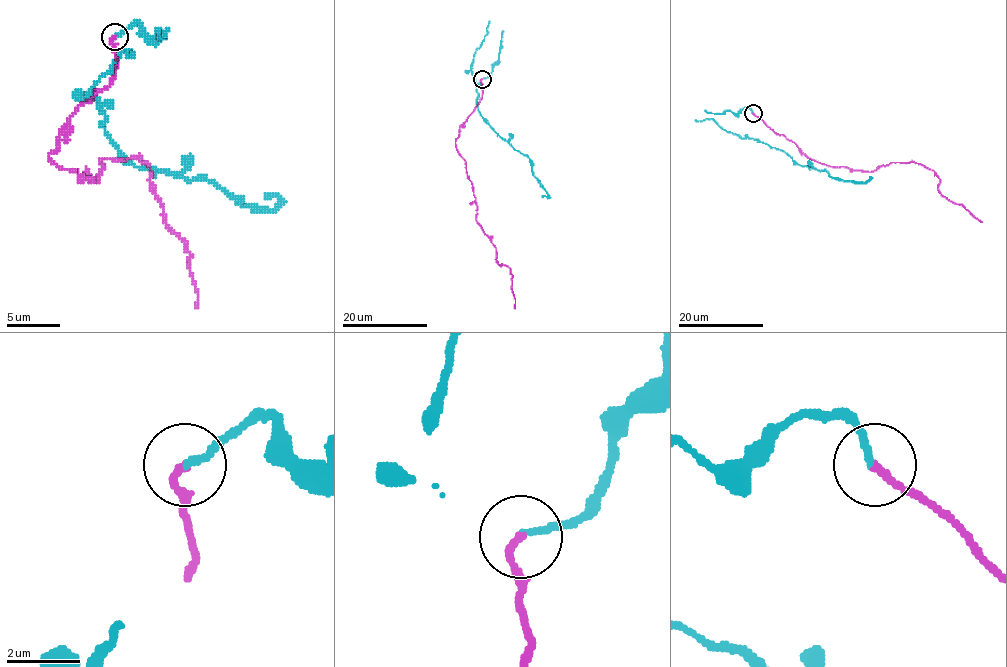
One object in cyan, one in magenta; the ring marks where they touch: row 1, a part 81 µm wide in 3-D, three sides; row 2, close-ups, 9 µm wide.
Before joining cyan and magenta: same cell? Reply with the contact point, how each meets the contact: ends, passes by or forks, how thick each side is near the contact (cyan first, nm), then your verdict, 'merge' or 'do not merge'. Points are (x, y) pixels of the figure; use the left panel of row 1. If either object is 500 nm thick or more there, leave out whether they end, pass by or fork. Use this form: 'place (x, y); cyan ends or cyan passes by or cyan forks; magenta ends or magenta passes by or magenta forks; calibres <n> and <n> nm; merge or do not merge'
place (115, 37); cyan ends; magenta ends; calibres 180 and 200 nm; merge

